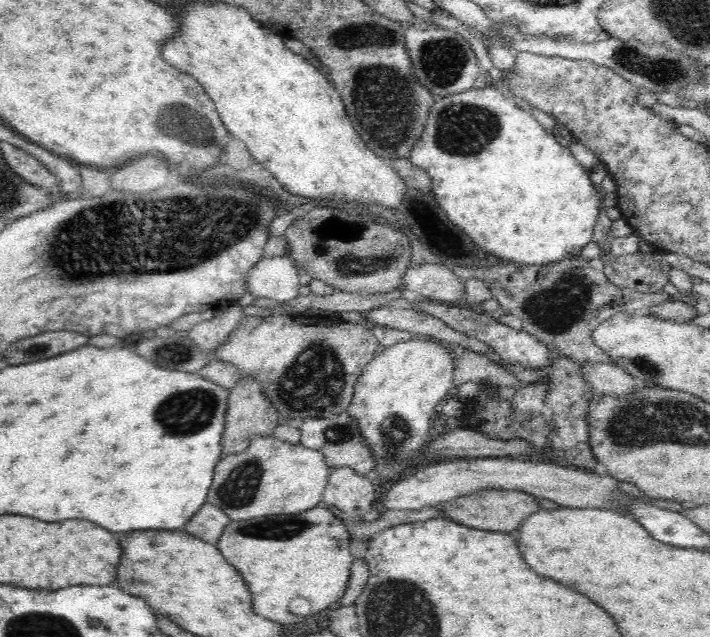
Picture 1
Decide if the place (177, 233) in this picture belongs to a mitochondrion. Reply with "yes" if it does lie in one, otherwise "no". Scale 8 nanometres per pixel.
yes

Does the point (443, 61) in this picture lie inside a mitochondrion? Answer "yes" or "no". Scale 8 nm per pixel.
yes

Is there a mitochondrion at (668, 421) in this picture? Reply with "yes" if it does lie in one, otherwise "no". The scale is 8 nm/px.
yes

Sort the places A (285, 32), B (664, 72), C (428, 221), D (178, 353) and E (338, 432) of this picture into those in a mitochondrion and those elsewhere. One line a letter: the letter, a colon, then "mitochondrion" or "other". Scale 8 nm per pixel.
A: other
B: mitochondrion
C: other
D: mitochondrion
E: mitochondrion

